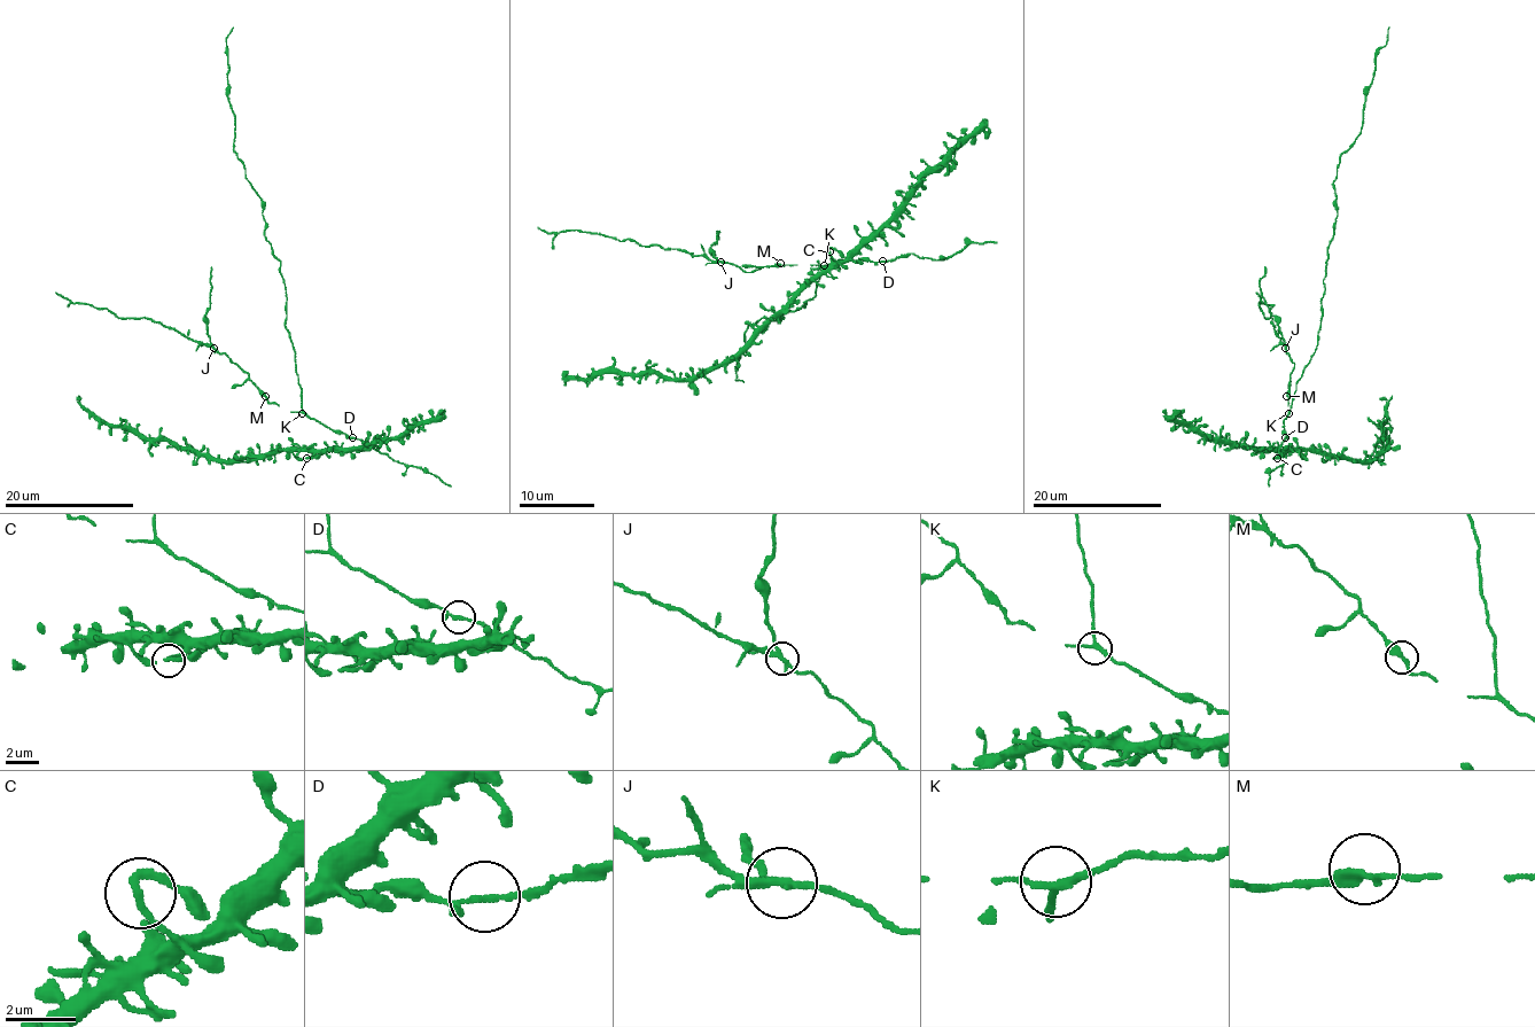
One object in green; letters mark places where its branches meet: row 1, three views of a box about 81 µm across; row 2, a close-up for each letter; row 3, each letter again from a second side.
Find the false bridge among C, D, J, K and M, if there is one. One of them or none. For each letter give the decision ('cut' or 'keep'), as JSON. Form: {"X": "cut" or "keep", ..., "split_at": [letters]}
{"C": "keep", "D": "keep", "J": "cut", "K": "keep", "M": "keep", "split_at": ["J"]}

